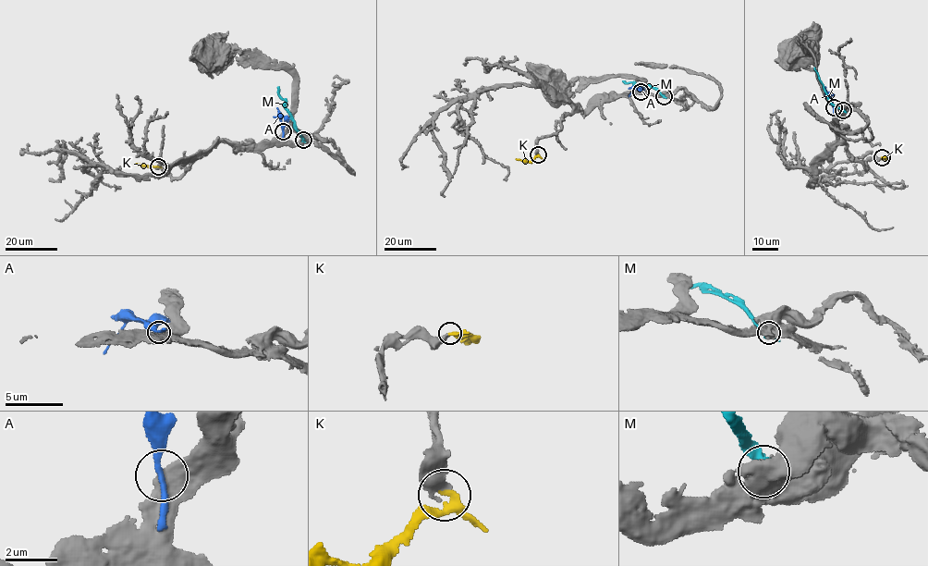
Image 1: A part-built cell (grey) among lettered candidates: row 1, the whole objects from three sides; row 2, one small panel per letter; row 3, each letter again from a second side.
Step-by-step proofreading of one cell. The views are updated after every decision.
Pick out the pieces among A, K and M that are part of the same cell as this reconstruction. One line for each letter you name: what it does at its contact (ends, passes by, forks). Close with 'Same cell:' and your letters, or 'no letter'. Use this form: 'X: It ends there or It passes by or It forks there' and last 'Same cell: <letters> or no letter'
K: It passes by
Same cell: K

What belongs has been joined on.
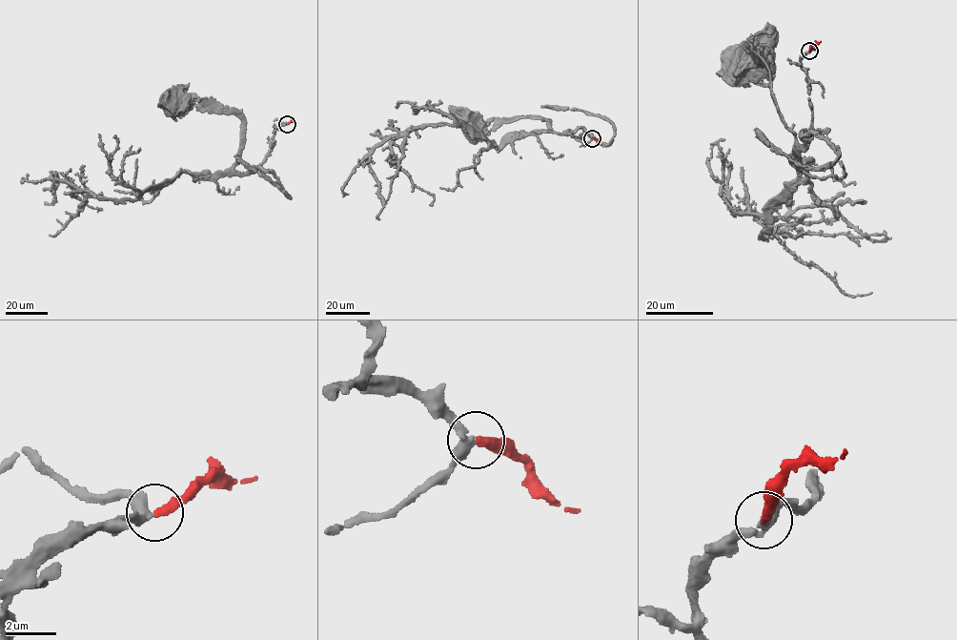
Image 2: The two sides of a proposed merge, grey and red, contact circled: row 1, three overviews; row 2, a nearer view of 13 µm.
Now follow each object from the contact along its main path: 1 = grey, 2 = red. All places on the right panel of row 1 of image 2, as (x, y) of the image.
1: (809, 51), (801, 65), (812, 109), (802, 149), (782, 118), (769, 72), (747, 50), (760, 41)
2: (809, 51), (821, 41)

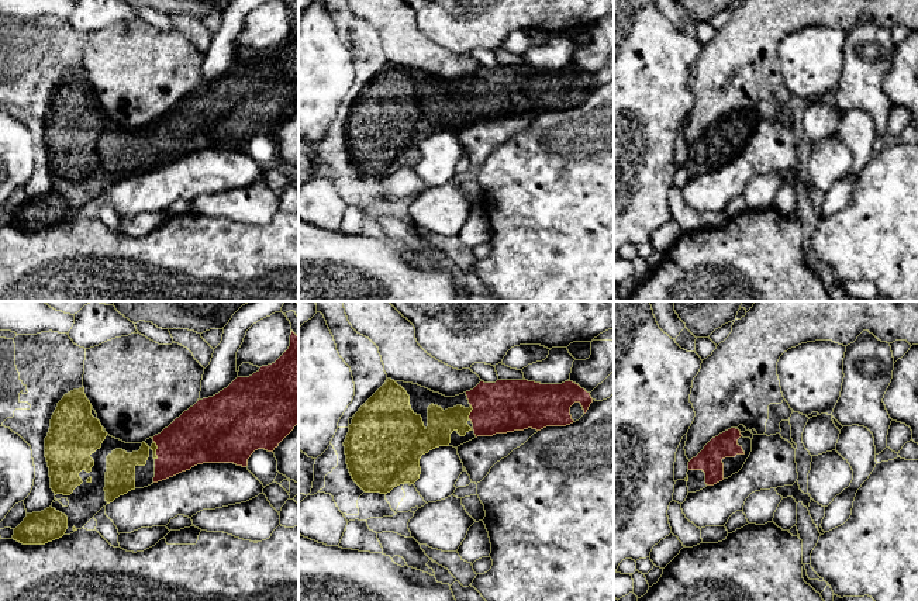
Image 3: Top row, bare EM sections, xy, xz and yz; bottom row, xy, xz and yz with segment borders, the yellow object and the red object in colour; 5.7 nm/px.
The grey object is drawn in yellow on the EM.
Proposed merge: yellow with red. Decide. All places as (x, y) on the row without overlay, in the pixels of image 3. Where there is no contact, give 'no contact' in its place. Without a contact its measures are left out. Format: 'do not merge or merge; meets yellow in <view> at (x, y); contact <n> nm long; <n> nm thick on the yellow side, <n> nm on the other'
merge; meets yellow in xz at (470, 96); contact 90 nm long; 160 nm thick on the yellow side, 300 nm on the other

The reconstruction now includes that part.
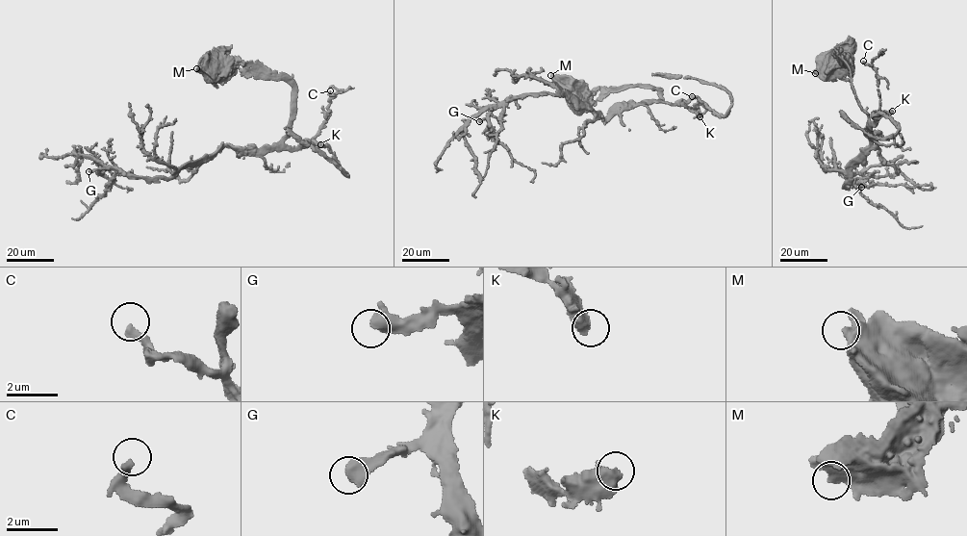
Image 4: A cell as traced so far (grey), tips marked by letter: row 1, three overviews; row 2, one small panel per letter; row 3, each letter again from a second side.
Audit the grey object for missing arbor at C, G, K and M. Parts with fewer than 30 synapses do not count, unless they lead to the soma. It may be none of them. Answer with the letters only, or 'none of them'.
K

